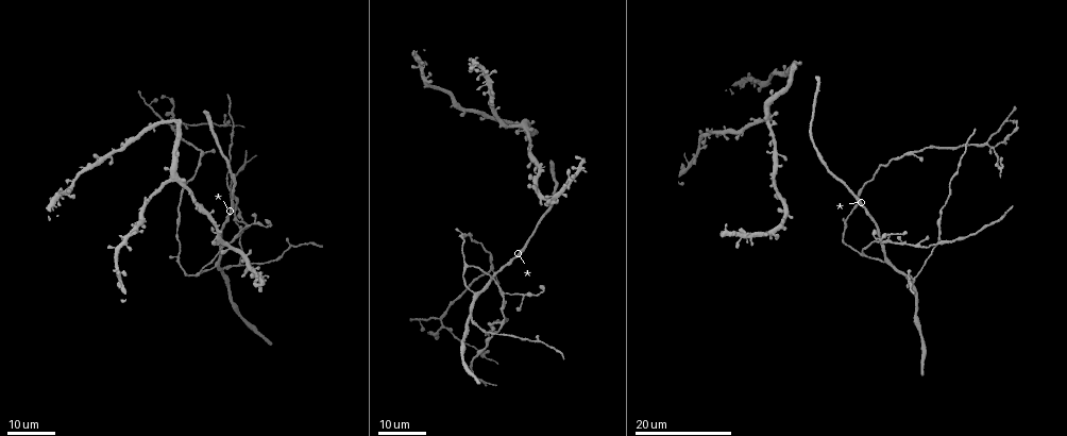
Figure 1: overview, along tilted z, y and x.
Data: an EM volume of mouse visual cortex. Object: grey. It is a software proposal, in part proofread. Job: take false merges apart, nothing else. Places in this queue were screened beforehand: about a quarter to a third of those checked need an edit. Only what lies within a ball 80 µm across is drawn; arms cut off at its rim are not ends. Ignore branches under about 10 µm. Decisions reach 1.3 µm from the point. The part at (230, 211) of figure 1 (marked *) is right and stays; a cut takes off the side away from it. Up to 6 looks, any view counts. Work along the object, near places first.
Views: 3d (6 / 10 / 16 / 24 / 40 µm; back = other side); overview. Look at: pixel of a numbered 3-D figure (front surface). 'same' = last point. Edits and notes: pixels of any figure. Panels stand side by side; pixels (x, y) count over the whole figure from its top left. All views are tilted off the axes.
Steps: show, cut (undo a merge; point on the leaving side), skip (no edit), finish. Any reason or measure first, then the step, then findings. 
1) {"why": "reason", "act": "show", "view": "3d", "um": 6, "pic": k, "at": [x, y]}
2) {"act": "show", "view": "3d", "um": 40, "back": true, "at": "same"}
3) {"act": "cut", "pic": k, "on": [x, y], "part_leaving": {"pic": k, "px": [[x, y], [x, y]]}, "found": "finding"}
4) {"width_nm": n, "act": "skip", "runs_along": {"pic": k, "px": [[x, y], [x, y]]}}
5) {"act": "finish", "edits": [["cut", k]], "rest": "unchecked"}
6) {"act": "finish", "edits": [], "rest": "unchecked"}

{"why": "a fork", "act": "show", "view": "3d", "um": 16, "pic": 1, "at": [483, 330]}

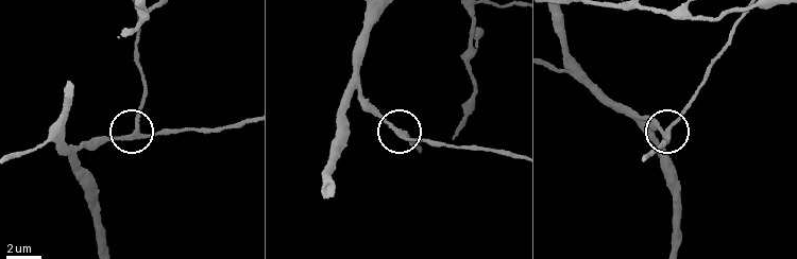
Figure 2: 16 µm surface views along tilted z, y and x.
{"act": "show", "view": "3d", "um": 6, "pic": 2, "at": [404, 135]}

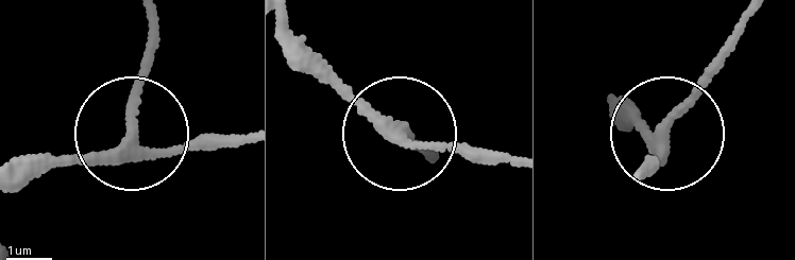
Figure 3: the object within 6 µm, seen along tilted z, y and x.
{"act": "skip", "runs_along": {"pic": 3, "px": [[284, 20], [382, 124], [511, 158]]}, "found": "continuous, no second neuron"}

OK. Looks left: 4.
{"why": "thin neck", "act": "show", "view": "3d", "um": 16, "pic": 1, "at": [176, 233]}

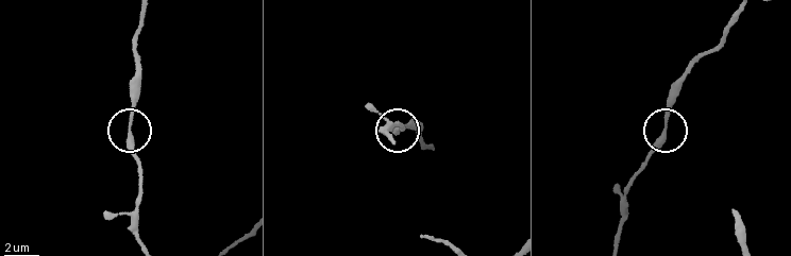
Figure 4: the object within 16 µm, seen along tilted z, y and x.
{"act": "show", "view": "3d", "um": 6, "pic": 4, "at": [665, 123]}

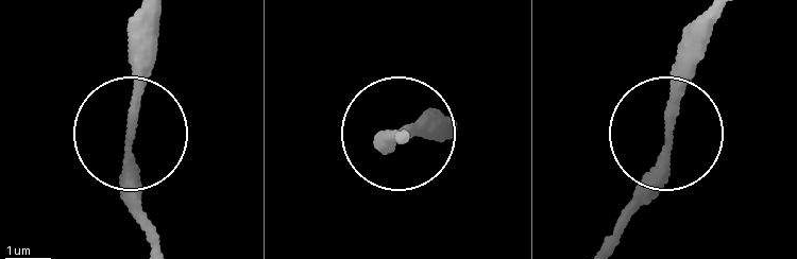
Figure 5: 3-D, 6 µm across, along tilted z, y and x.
{"act": "skip", "runs_along": {"pic": 5, "px": [[607, 239], [660, 155], [681, 35]]}, "found": "continuous, no second neuron"}

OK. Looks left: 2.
{"why": "thick turns thin", "act": "show", "view": "3d", "um": 16, "pic": 1, "at": [463, 292]}

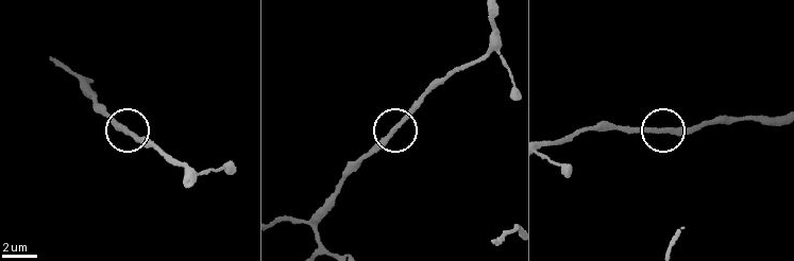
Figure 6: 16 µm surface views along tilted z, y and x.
{"act": "show", "view": "3d", "um": 6, "pic": 6, "at": [668, 131]}

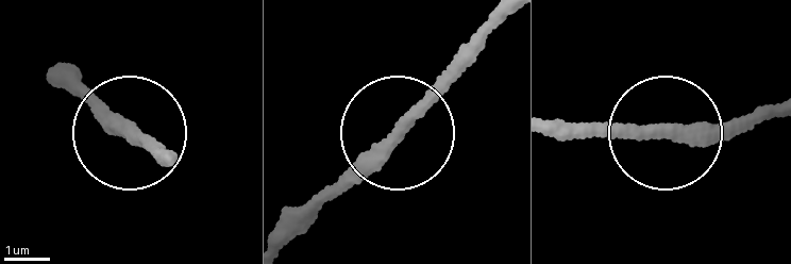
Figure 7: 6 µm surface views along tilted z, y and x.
{"act": "skip", "runs_along": {"pic": 7, "px": [[177, 155], [70, 89]]}, "found": "continuous, no second neuron"}

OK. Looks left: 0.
{"act": "finish", "edits": [], "rest": "unchecked"}

